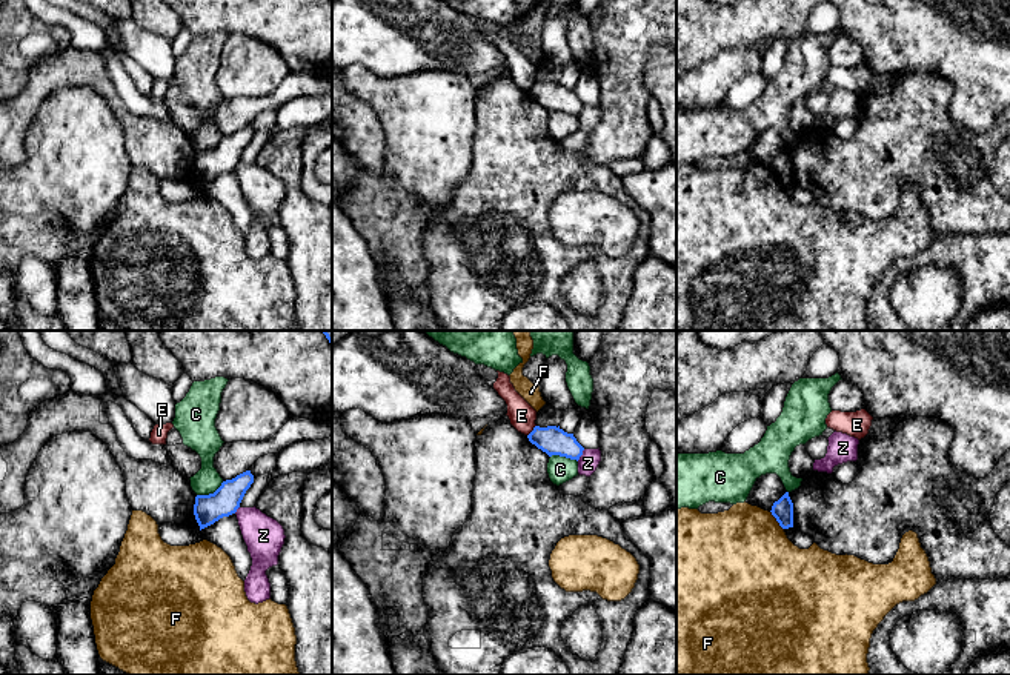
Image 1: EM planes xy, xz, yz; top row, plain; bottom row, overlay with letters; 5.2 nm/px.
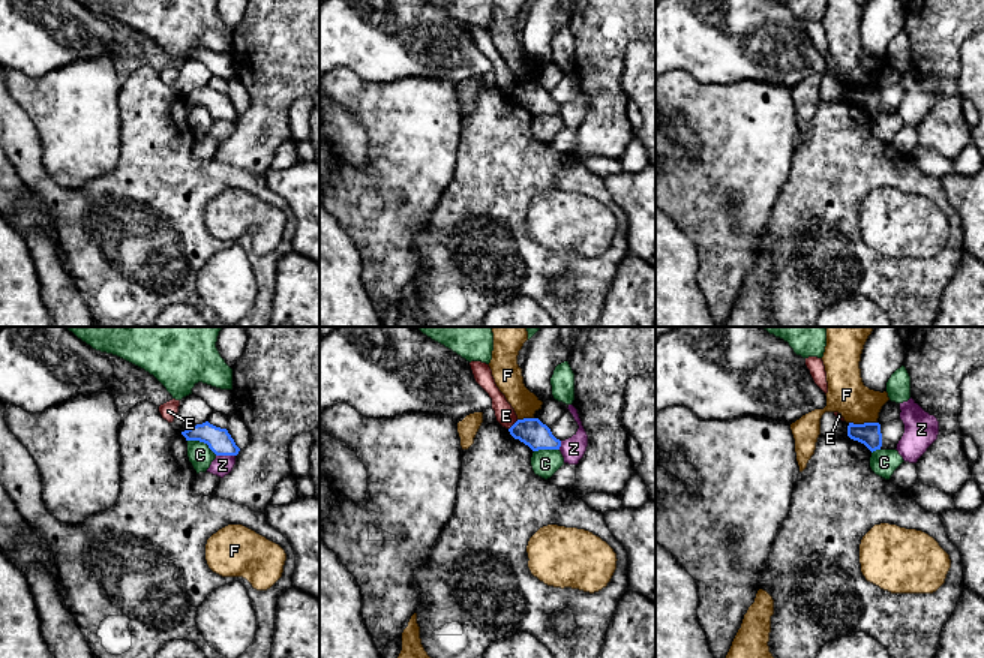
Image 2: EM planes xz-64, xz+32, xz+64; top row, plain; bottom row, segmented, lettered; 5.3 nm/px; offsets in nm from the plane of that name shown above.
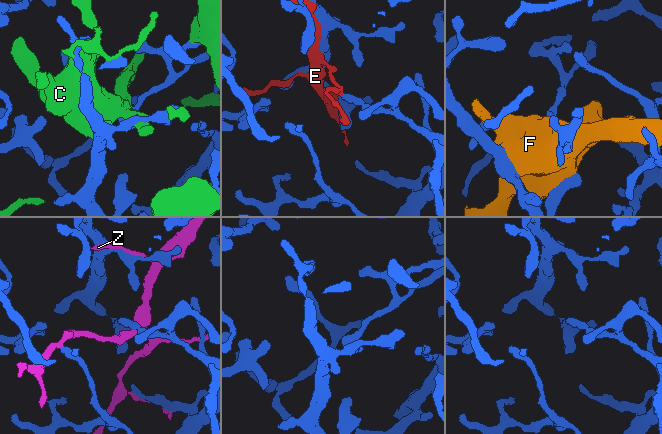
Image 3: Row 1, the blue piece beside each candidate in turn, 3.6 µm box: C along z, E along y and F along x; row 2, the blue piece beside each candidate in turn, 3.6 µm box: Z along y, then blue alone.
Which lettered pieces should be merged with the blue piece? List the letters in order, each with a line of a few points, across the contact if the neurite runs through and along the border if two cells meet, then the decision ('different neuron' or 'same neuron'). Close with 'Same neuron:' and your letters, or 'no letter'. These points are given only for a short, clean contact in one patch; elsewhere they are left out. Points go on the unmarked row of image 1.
C: different neuron
E: different neuron
F: different neuron
Z: different neuron
Same neuron: no letter

